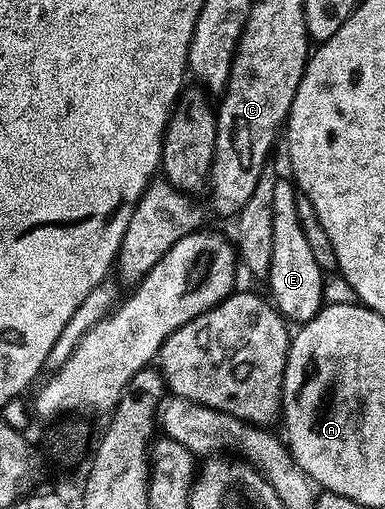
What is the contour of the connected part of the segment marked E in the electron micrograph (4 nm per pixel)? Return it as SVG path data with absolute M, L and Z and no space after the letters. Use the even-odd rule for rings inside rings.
M278 177L273 205L275 244L271 248L267 294L282 318L290 323L304 324L310 322L321 311L325 302L326 275L319 268L319 264L315 264L315 256L311 252L311 247L307 245L307 236L303 236L303 228L299 224L299 212L295 212L297 195L294 183L288 177Z

